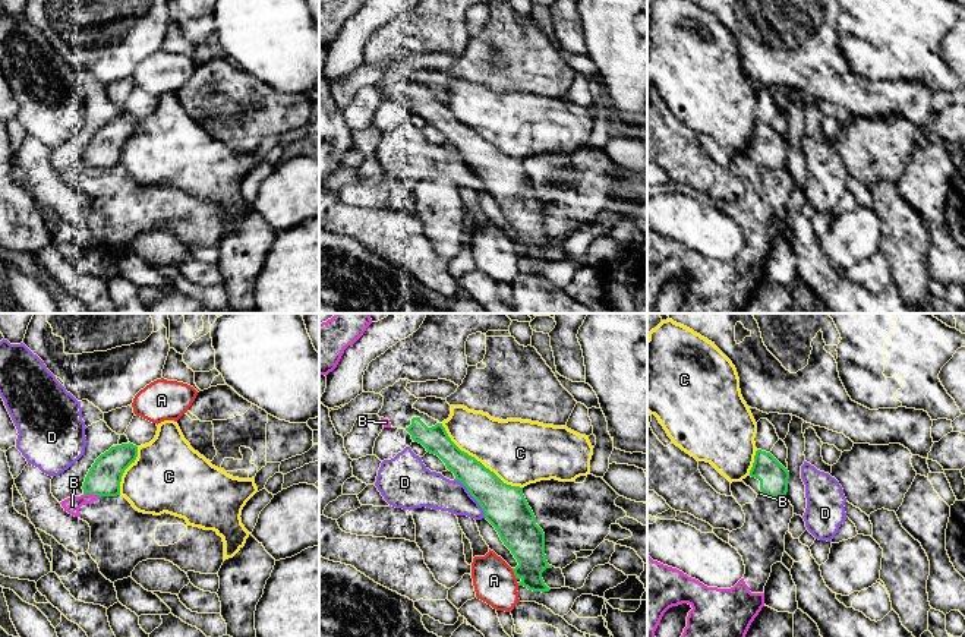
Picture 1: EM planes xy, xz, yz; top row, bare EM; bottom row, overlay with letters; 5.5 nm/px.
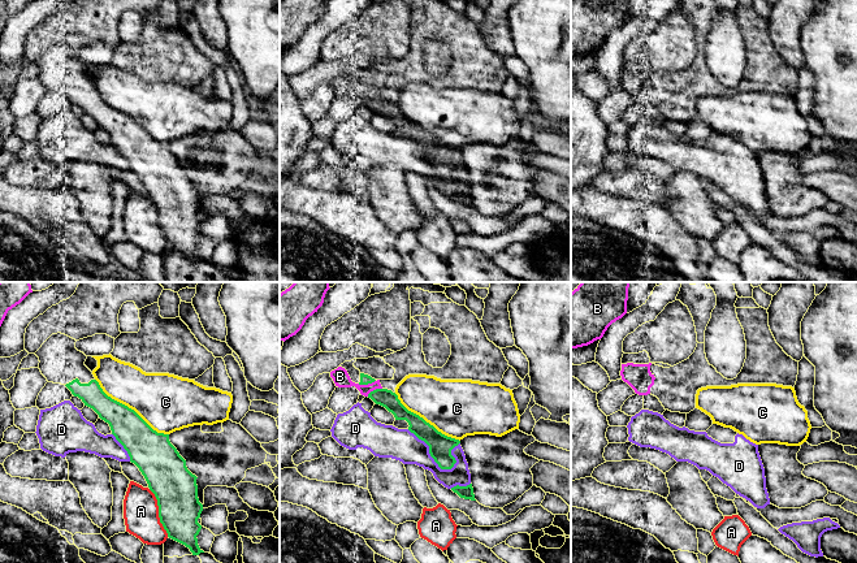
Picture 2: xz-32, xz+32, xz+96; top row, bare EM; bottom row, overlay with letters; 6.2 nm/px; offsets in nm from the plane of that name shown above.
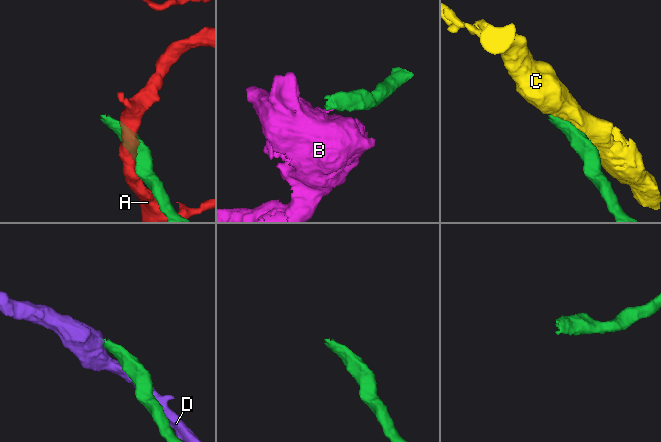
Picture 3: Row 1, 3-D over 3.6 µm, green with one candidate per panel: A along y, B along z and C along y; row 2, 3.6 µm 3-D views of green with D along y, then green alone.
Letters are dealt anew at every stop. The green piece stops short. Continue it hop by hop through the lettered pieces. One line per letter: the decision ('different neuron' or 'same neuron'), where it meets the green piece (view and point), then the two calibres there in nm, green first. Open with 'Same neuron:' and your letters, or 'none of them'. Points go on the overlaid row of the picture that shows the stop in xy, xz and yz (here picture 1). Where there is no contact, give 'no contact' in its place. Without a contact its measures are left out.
Same neuron: none of them
A: different neuron; meets green in xz at (514, 574); 220 nm thick on the green side, 240 nm on the other
B: different neuron; meets green in xy at (91, 494); 190 nm thick on the green side, 90 nm on the other
C: different neuron; meets green in xz at (479, 462); 200 nm thick on the green side, 360 nm on the other
D: different neuron; meets green in xz at (473, 497); 240 nm thick on the green side, 200 nm on the other

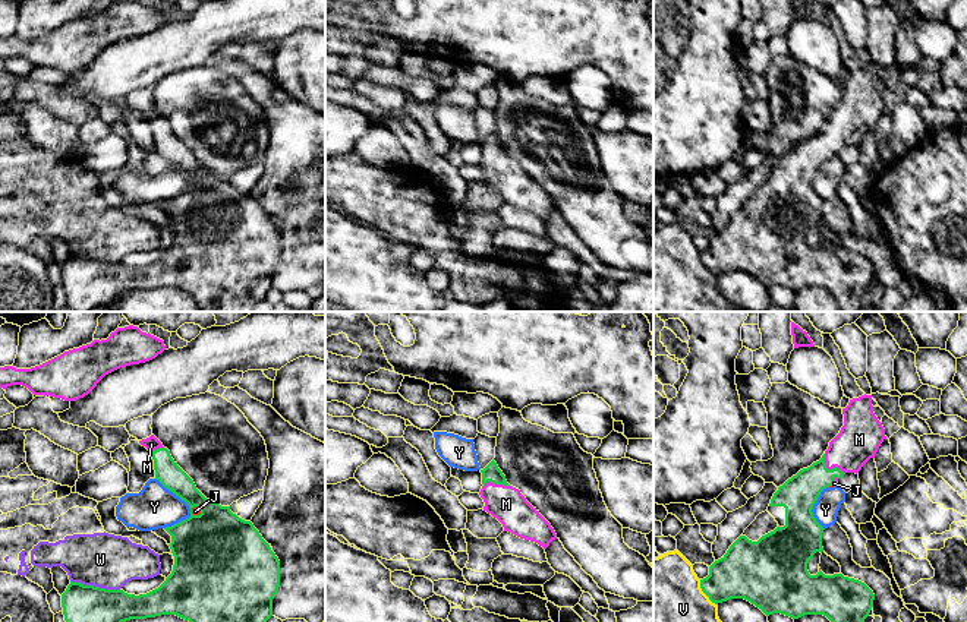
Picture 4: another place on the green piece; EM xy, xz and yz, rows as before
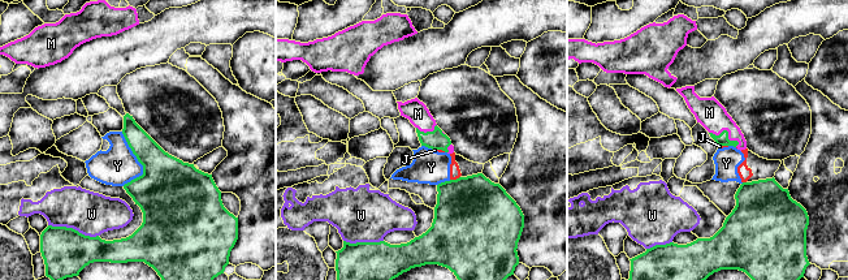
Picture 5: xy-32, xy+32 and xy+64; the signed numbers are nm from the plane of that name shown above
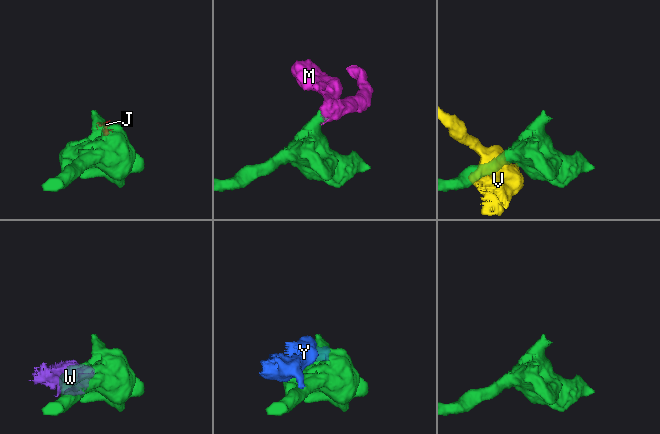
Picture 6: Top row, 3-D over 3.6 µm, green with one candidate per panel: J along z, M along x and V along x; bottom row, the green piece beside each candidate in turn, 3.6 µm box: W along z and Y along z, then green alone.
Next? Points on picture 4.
Same neuron: M
J: different neuron; meets green in xy at (197, 505); 400 nm thick on the green side, 50 nm on the other
M: same neuron; meets green in yz at (830, 470); 200 nm thick on the green side, 240 nm on the other
V: different neuron; meets green in yz at (704, 591); 280 nm thick on the green side, 360 nm on the other
W: different neuron; meets green in xy at (95, 587); 200 nm thick on the green side, 300 nm on the other
Y: different neuron; meets green in xy at (179, 496); 260 nm thick on the green side, 240 nm on the other

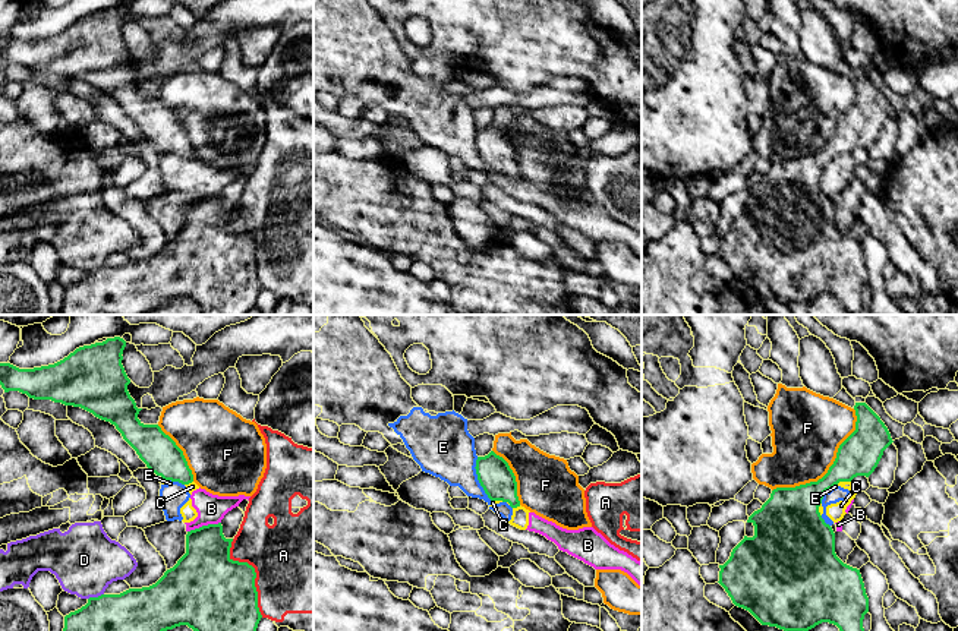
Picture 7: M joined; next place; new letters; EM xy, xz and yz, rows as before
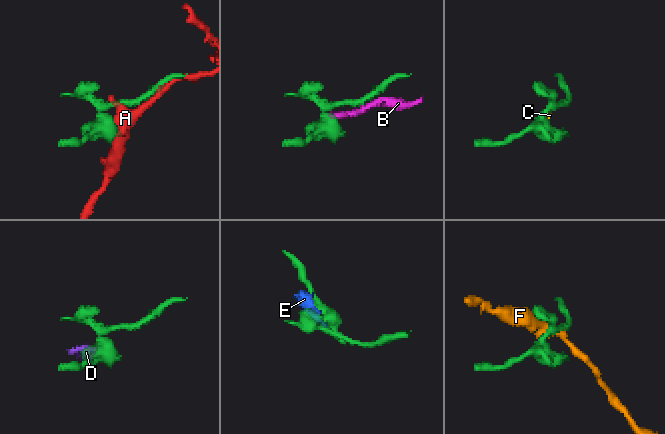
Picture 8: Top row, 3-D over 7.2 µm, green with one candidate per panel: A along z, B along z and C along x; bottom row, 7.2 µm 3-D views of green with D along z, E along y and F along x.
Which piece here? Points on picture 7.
Same neuron: none of them
A: different neuron; meets green in xy at (255, 573); 420 nm thick on the green side, 500 nm on the other
B: different neuron; meets green in xy at (204, 526); 300 nm thick on the green side, 160 nm on the other
C: different neuron; meets green in yz at (841, 480); 220 nm thick on the green side, 100 nm on the other
D: different neuron; meets green in xy at (95, 598); 240 nm thick on the green side, 360 nm on the other
E: different neuron; meets green in xz at (478, 479); 190 nm thick on the green side, 320 nm on the other
F: different neuron; meets green in yz at (829, 467); 220 nm thick on the green side, 400 nm on the other

